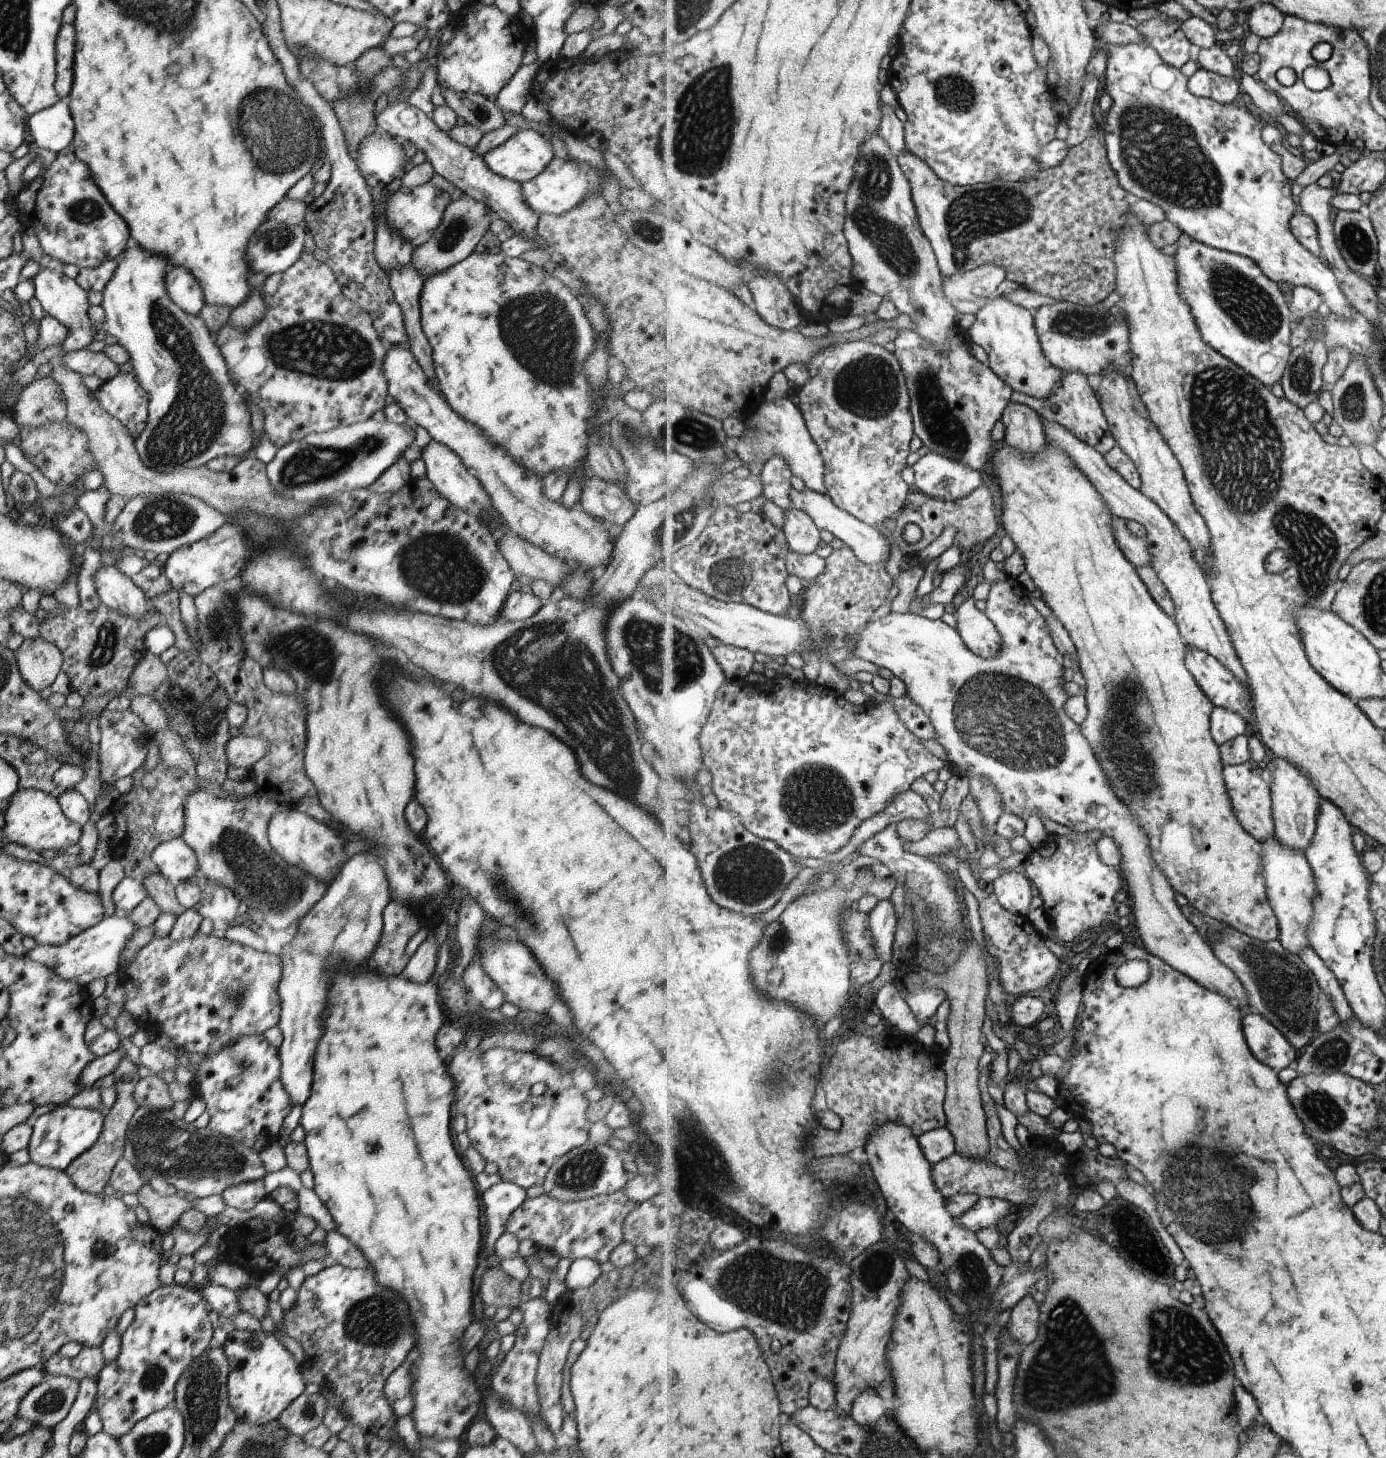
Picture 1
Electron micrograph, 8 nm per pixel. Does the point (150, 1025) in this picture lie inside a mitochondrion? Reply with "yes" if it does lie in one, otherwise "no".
no

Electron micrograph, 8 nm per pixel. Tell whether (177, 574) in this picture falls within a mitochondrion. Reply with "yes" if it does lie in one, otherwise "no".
no

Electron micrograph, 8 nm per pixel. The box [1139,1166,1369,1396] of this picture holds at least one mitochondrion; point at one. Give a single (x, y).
(1201, 1363)

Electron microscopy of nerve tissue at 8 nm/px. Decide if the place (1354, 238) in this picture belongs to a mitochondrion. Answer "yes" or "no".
yes

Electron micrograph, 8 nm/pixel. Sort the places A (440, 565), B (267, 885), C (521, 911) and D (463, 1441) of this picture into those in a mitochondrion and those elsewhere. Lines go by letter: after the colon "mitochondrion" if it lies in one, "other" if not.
A: mitochondrion
B: mitochondrion
C: mitochondrion
D: other

